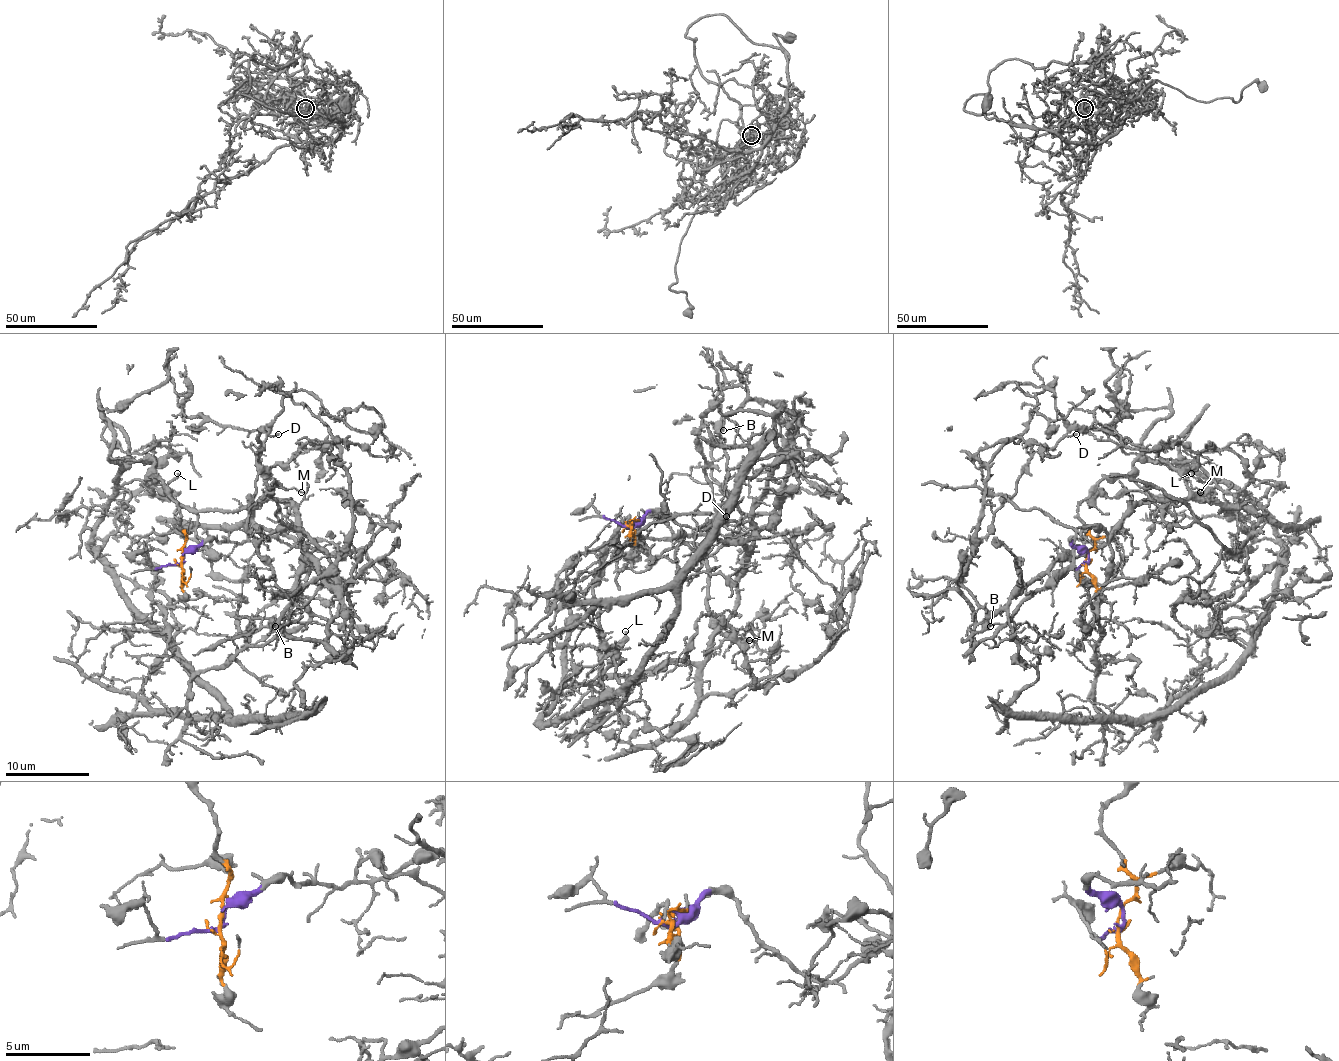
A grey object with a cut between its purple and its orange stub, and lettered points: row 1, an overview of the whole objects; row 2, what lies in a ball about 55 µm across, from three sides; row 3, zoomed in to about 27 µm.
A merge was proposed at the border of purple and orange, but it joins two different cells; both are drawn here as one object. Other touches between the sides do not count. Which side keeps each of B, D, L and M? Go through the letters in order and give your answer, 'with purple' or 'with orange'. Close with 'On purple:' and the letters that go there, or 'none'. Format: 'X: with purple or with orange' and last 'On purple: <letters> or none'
B: with purple
D: with orange
L: with orange
M: with orange
On purple: B

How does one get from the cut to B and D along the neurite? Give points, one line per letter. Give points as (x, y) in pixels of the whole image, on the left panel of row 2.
B: (183, 562), (201, 543), (302, 530), (331, 564), (340, 612), (323, 641), (275, 626)
D: (183, 559), (178, 505), (145, 461), (155, 495), (195, 509), (254, 507), (266, 490), (262, 430), (279, 434)

